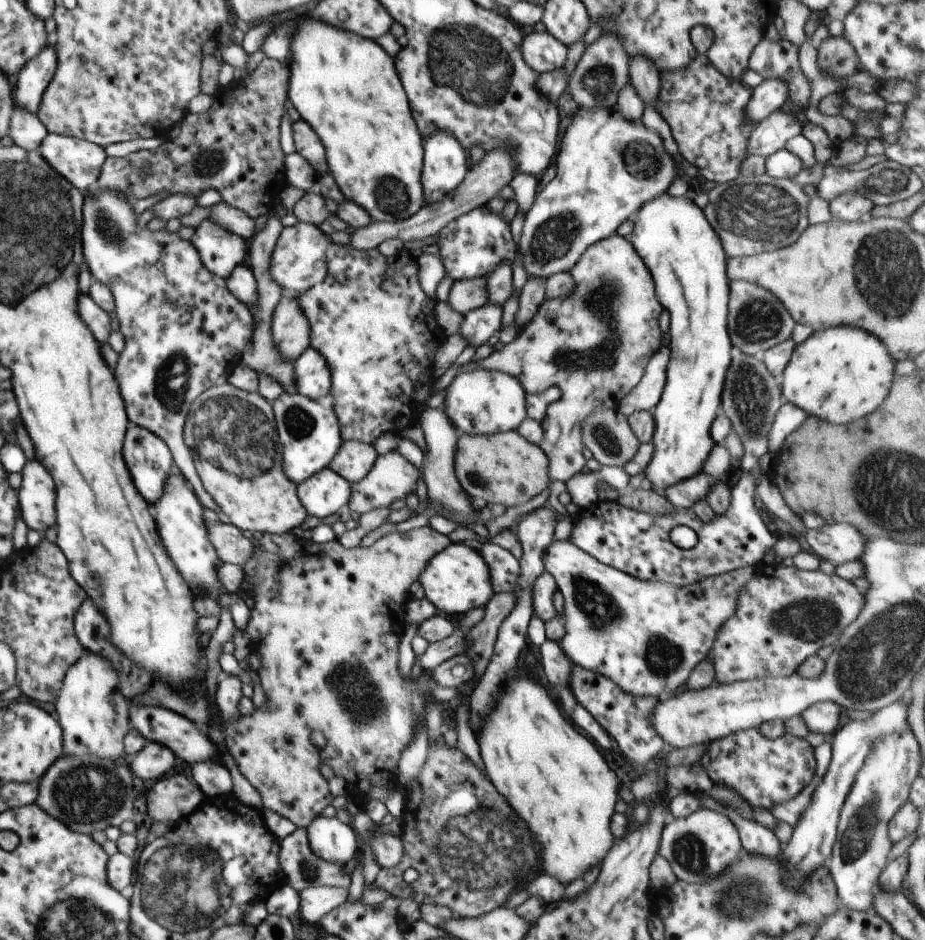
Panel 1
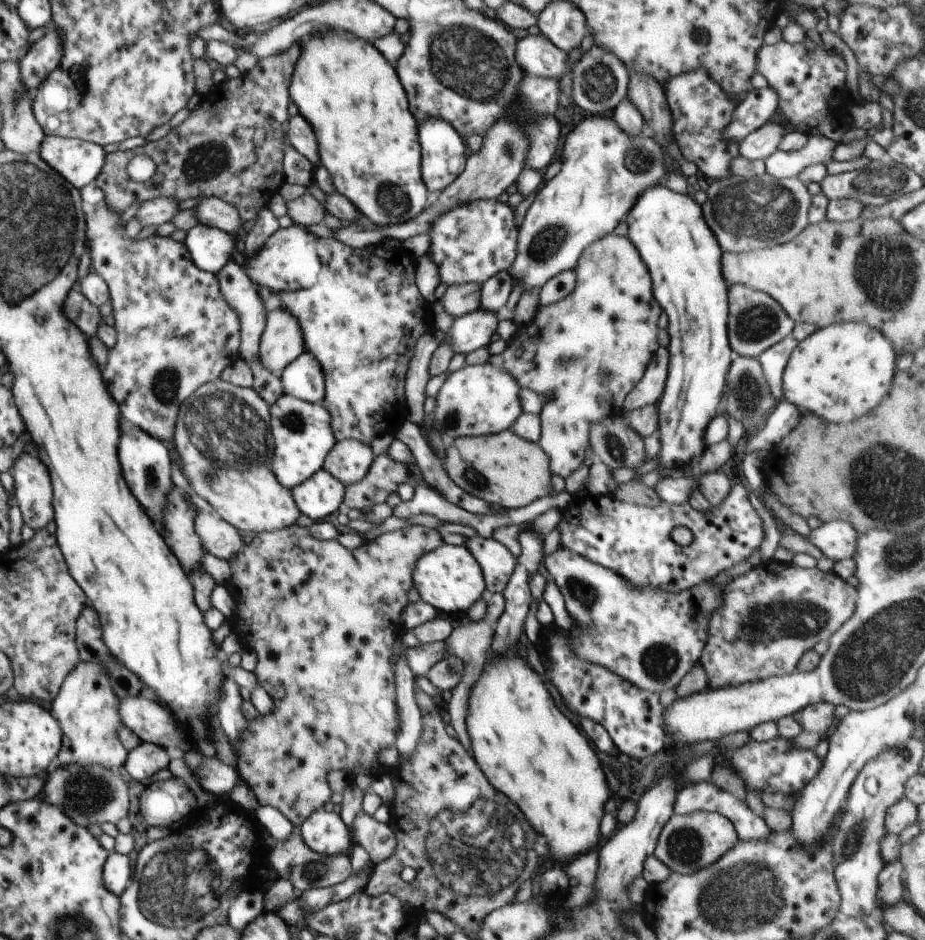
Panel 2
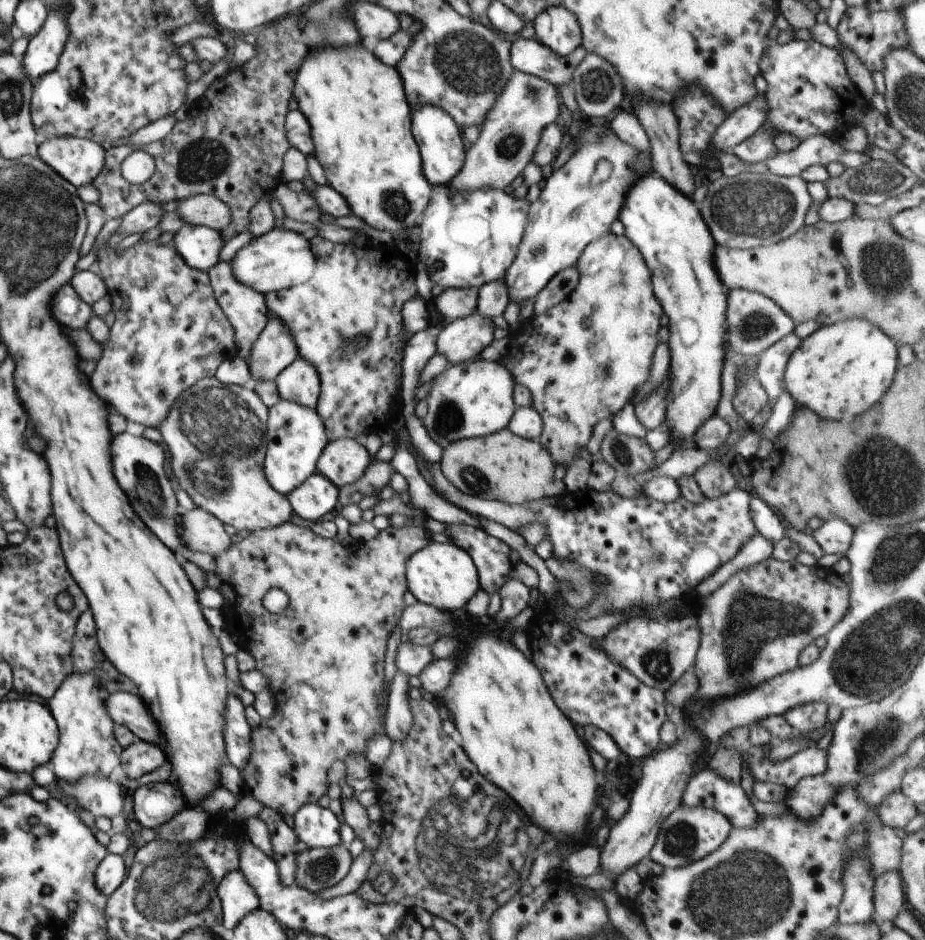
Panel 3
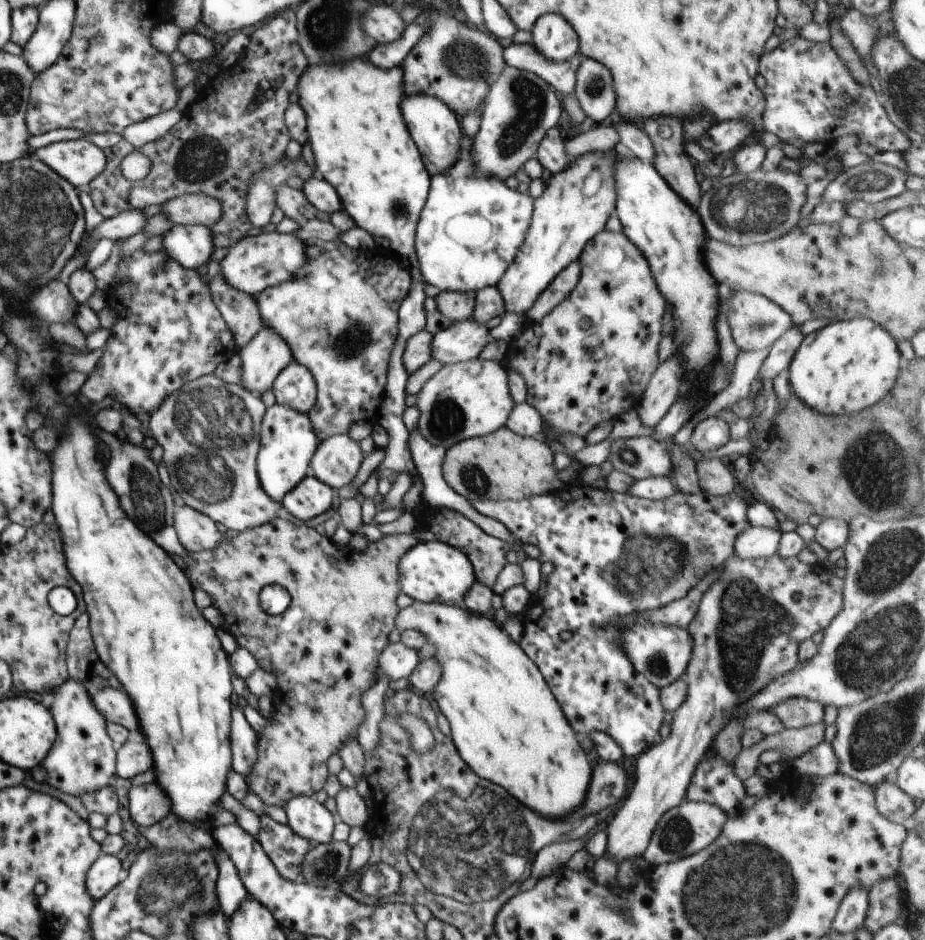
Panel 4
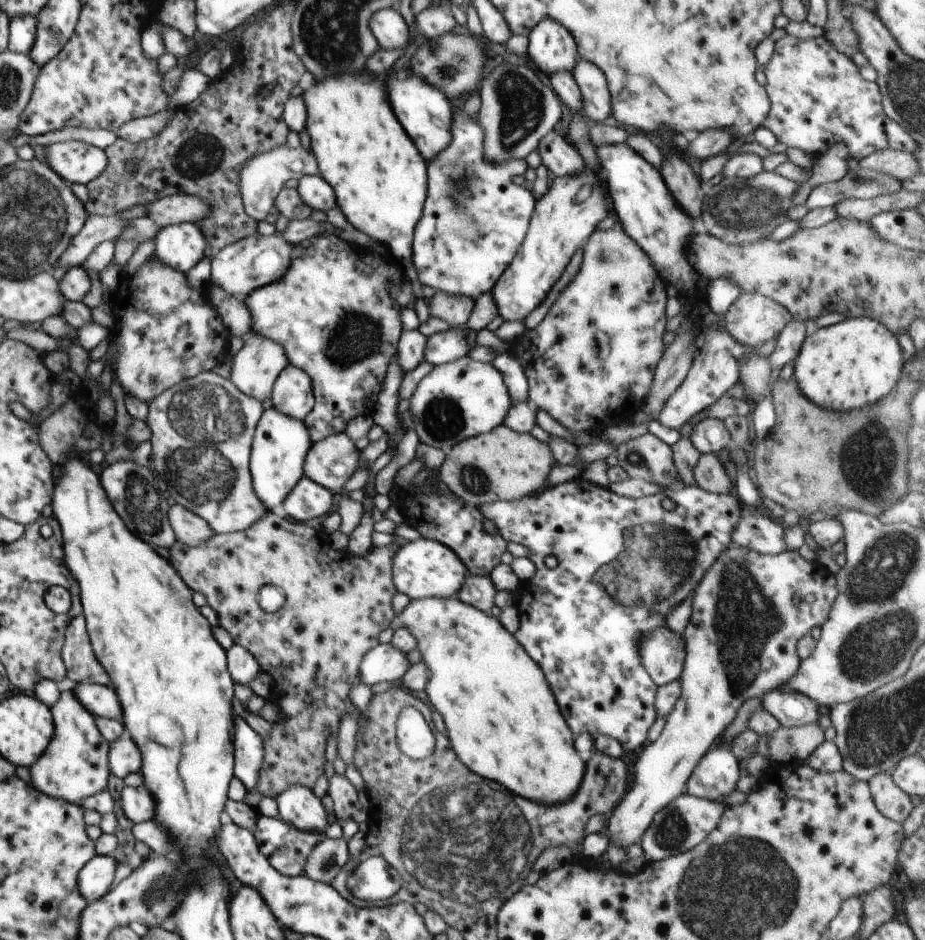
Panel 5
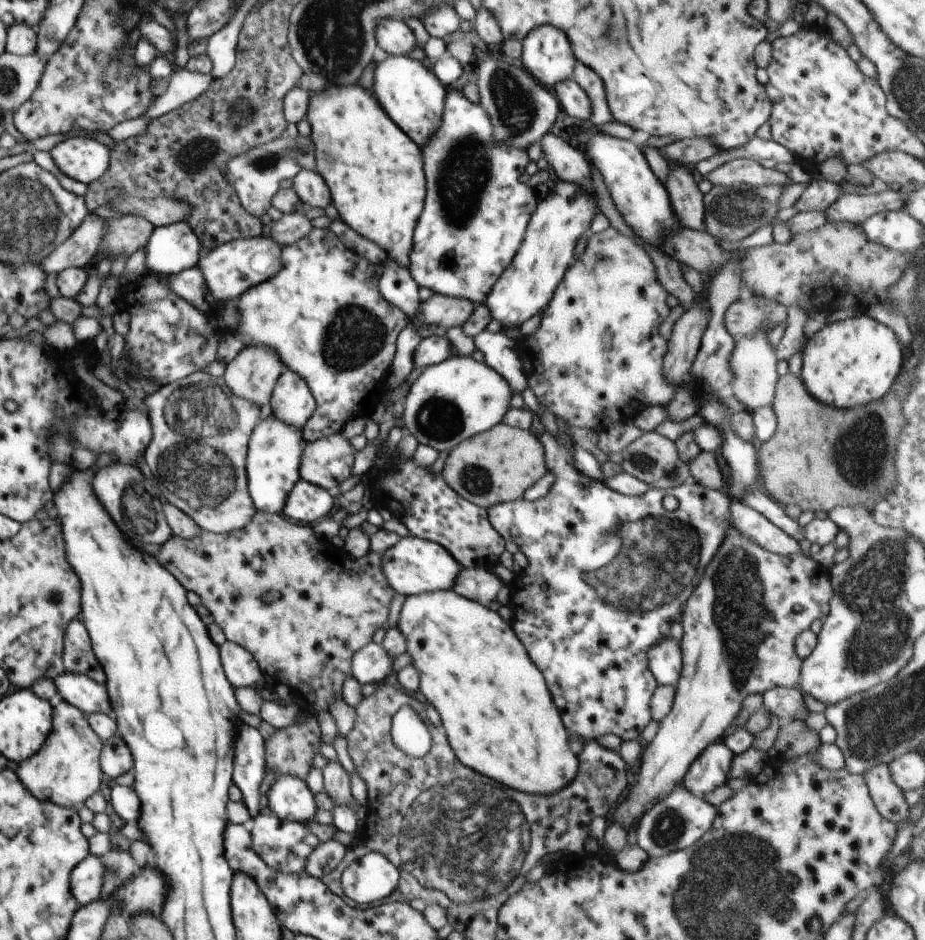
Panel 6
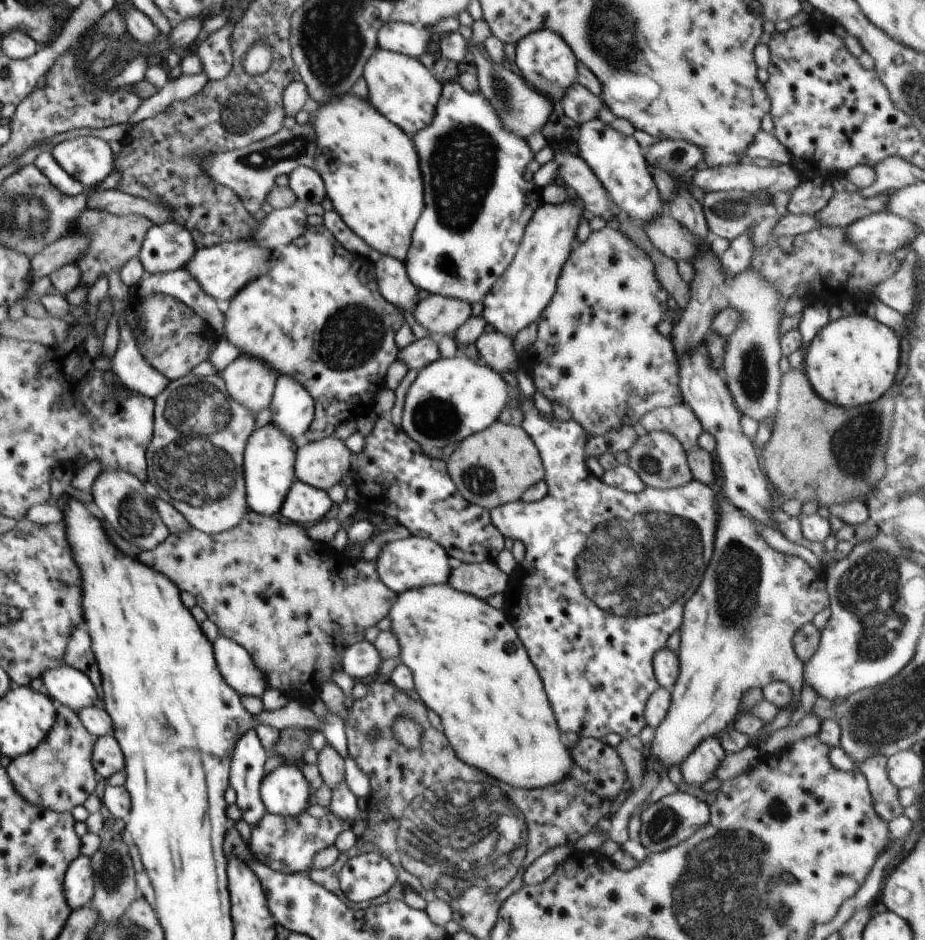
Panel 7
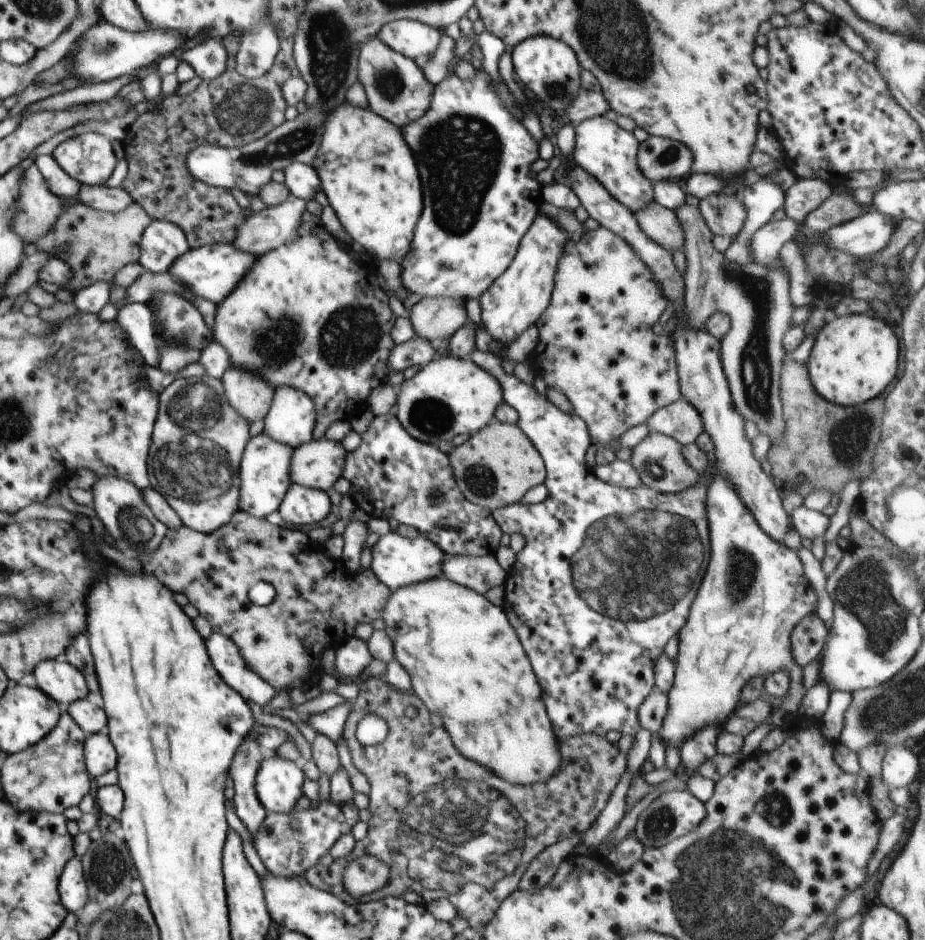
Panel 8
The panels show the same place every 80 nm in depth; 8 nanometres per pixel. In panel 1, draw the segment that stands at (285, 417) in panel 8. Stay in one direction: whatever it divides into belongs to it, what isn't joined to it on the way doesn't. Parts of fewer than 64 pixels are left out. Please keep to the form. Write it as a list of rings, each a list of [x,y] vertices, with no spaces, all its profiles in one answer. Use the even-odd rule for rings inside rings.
[[[308,347],[295,360],[297,392],[317,400],[332,392],[333,384],[328,361],[314,347]]]

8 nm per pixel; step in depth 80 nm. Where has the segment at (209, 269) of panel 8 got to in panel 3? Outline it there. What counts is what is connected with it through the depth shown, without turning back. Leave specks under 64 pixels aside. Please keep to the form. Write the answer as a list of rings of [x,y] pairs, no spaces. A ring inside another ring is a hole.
[[[274,228],[243,246],[231,260],[231,269],[243,285],[252,287],[263,295],[278,292],[301,285],[312,278],[316,268],[316,257],[311,245],[309,235]]]

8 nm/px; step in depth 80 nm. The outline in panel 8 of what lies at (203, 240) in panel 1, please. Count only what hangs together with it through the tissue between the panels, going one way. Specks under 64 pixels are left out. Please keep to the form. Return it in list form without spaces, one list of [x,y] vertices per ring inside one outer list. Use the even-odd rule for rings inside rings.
[[[154,219],[143,232],[138,262],[146,271],[163,273],[190,249],[186,234],[180,226]]]

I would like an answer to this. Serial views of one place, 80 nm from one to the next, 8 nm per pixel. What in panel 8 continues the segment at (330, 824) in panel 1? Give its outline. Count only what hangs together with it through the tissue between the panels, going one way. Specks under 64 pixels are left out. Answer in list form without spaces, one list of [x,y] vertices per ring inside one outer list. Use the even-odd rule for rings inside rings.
[[[276,754],[263,758],[255,779],[257,797],[268,813],[294,811],[294,805],[304,795],[302,769]]]

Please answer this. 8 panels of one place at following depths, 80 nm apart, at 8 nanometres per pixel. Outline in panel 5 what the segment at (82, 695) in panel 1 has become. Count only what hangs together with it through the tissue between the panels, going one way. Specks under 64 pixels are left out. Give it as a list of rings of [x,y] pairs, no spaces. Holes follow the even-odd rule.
[[[73,690],[60,691],[58,700],[50,706],[54,723],[54,736],[43,755],[31,767],[30,786],[45,795],[82,805],[85,798],[106,791],[109,769],[110,743],[102,736],[95,716],[85,709]]]

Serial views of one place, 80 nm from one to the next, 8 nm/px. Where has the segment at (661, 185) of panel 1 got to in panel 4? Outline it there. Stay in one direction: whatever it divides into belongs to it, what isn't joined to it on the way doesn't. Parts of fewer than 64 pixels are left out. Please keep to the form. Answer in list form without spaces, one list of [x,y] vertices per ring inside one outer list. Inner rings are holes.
[[[616,150],[582,154],[582,157],[572,160],[571,166],[562,170],[562,173],[547,174],[547,185],[544,192],[535,199],[533,216],[524,243],[519,247],[514,262],[496,284],[504,300],[506,313],[526,316],[550,282],[570,262],[579,260],[586,244],[605,230],[606,223],[616,209]]]

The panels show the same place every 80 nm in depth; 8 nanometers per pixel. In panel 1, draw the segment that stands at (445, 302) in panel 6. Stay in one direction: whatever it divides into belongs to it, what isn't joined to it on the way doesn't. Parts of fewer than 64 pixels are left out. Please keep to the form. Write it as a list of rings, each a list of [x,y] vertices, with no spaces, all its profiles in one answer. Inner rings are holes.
[[[487,277],[454,281],[448,302],[456,312],[464,316],[484,306],[489,302]]]

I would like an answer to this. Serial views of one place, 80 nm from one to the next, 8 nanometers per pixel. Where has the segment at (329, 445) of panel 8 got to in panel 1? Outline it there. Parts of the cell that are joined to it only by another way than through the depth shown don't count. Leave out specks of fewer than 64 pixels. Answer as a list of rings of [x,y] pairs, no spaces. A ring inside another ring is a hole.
[[[344,441],[328,467],[351,483],[357,483],[370,472],[378,457],[371,444]]]

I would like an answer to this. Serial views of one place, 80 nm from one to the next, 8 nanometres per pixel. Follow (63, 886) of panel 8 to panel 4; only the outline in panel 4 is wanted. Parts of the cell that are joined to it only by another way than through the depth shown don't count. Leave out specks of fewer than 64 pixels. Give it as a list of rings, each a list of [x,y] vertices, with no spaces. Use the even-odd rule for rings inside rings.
[[[103,855],[94,860],[90,870],[86,872],[86,890],[92,898],[100,900],[104,898],[112,888],[115,888],[120,881],[122,864],[114,855]]]

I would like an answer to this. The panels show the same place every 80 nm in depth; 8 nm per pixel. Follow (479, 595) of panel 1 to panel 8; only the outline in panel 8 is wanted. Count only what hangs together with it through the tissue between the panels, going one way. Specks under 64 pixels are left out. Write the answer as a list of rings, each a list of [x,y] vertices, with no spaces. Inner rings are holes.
[[[389,531],[382,535],[371,549],[373,559],[369,568],[374,571],[378,580],[383,582],[392,593],[411,584],[444,577],[442,563],[446,558],[445,552],[429,538],[420,534],[414,539],[409,539],[396,532]]]

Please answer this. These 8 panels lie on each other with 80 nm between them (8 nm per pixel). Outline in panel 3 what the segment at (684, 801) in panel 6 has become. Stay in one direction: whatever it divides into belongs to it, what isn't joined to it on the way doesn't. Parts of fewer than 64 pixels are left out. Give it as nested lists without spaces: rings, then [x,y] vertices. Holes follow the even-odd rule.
[[[681,804],[674,812],[670,812],[666,820],[662,822],[649,857],[656,864],[665,868],[680,868],[708,856],[718,846],[722,846],[722,842],[728,838],[730,830],[732,830],[731,822],[721,812],[712,808]]]

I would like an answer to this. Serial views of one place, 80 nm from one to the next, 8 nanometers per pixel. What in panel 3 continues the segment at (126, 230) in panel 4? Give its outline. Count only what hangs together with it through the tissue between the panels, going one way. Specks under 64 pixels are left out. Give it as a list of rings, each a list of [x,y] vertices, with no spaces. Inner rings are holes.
[[[148,201],[139,204],[122,217],[122,224],[117,233],[144,233],[157,226],[165,214],[160,203]]]

